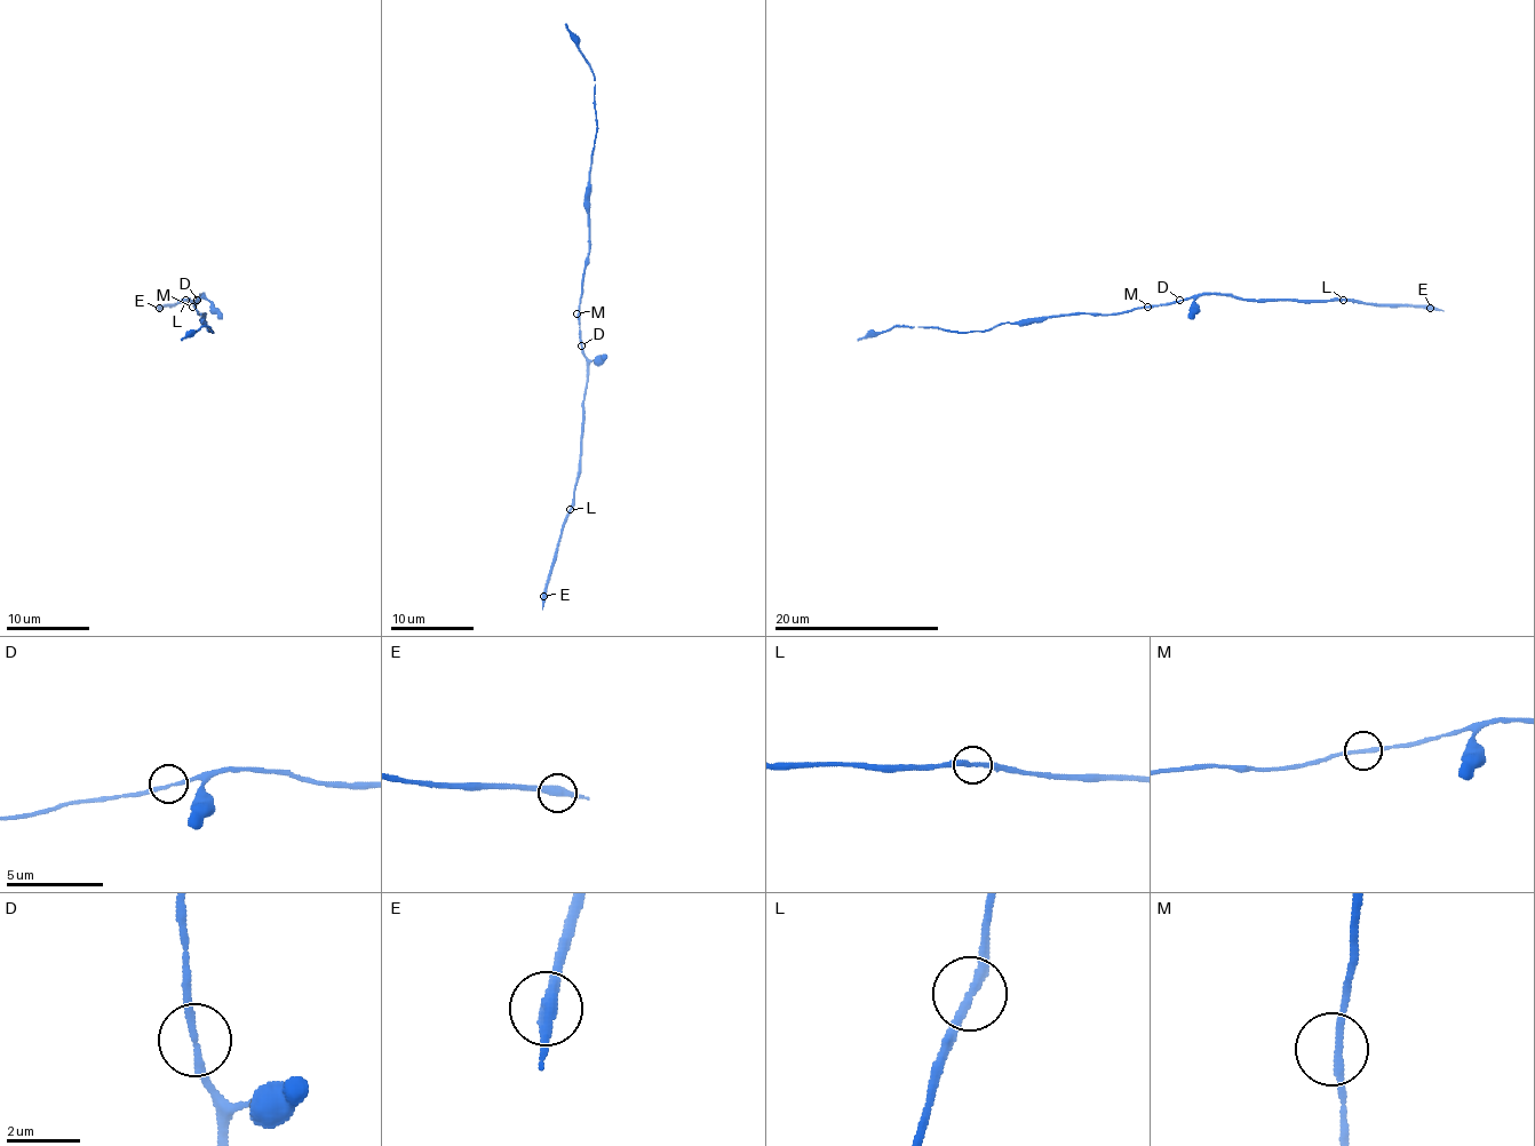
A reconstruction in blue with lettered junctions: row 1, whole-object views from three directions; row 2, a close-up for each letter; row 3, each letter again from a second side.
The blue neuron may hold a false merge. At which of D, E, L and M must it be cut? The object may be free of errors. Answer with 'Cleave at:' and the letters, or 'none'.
Cleave at: none

